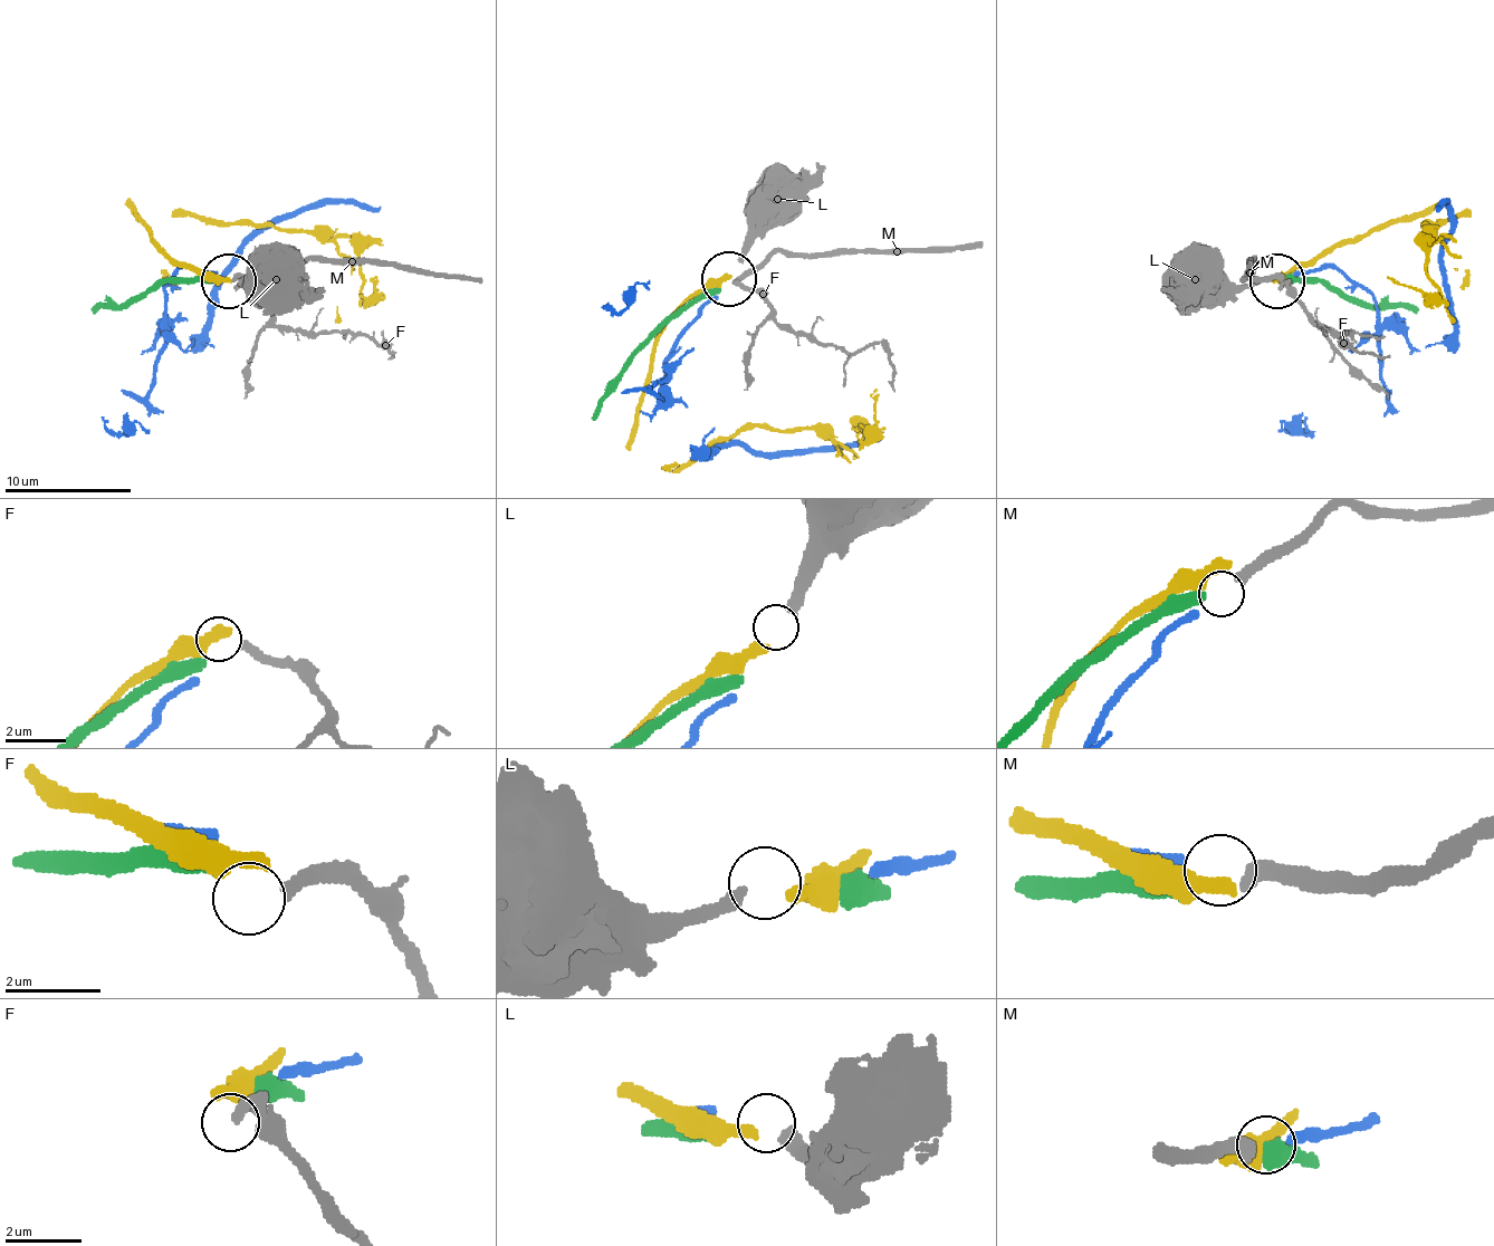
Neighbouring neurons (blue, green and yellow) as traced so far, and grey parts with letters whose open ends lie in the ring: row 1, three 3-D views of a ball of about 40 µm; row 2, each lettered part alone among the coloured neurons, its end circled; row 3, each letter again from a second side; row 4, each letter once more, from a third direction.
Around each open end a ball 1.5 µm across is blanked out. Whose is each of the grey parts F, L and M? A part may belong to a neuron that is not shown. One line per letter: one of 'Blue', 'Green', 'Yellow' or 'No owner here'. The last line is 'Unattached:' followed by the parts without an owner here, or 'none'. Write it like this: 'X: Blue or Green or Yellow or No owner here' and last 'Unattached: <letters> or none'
F: No owner here
L: Yellow
M: Green
Unattached: F

